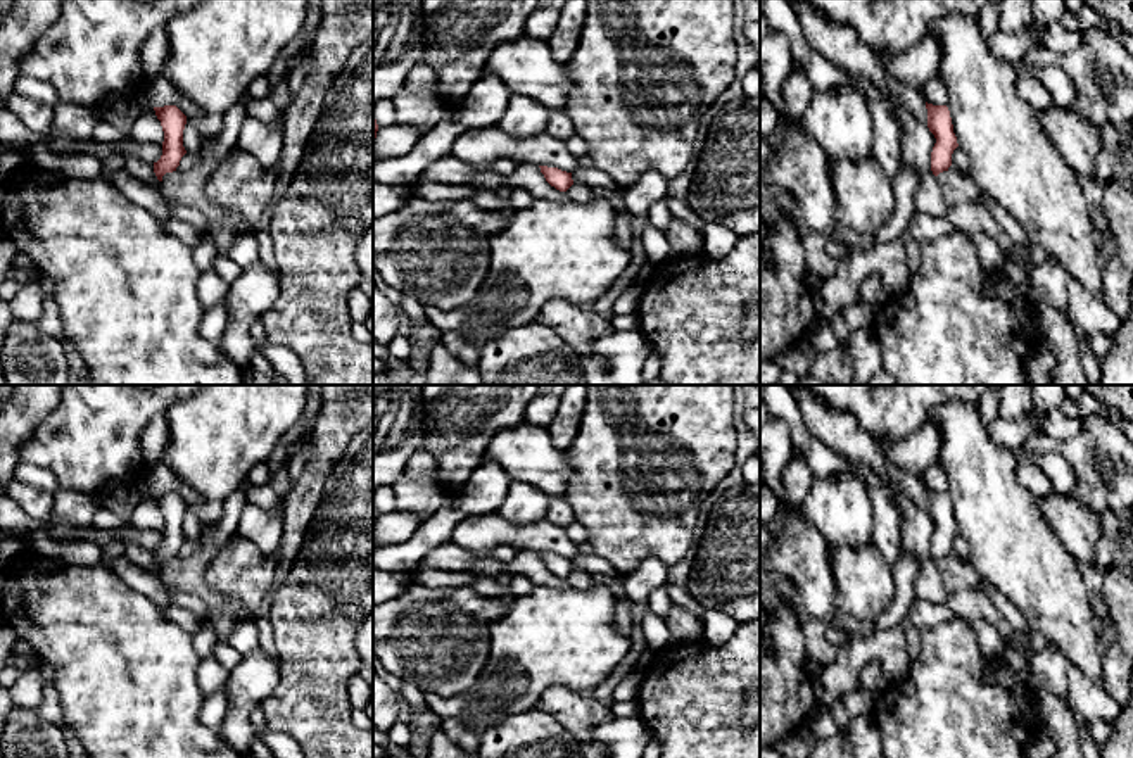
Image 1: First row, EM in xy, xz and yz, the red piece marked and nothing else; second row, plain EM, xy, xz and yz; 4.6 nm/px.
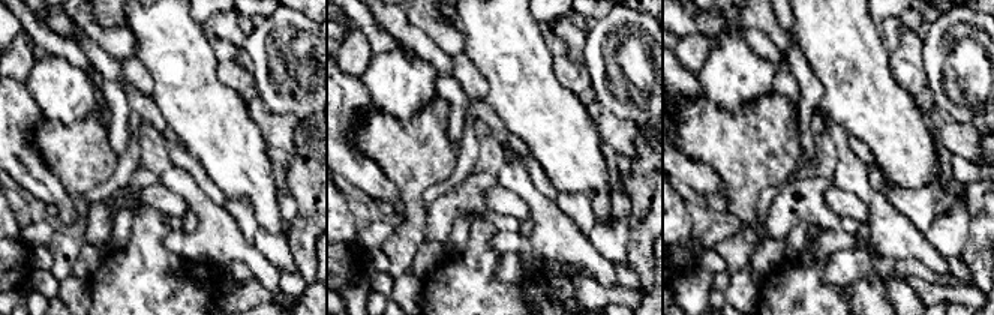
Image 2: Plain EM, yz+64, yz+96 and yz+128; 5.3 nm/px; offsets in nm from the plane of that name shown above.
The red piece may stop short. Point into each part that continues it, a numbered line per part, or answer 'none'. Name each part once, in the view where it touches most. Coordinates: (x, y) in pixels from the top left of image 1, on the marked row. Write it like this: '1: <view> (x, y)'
none

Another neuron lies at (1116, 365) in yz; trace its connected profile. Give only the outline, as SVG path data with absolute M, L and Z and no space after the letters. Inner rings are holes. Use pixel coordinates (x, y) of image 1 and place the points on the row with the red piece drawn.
M1133 283L1130 288L1130 314L1112 335L1111 349L1100 356L1098 385L1133 385Z

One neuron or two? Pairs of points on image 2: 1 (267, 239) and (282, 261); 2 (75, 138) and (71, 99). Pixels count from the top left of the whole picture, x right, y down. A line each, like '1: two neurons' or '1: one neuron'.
1: one neuron
2: two neurons

